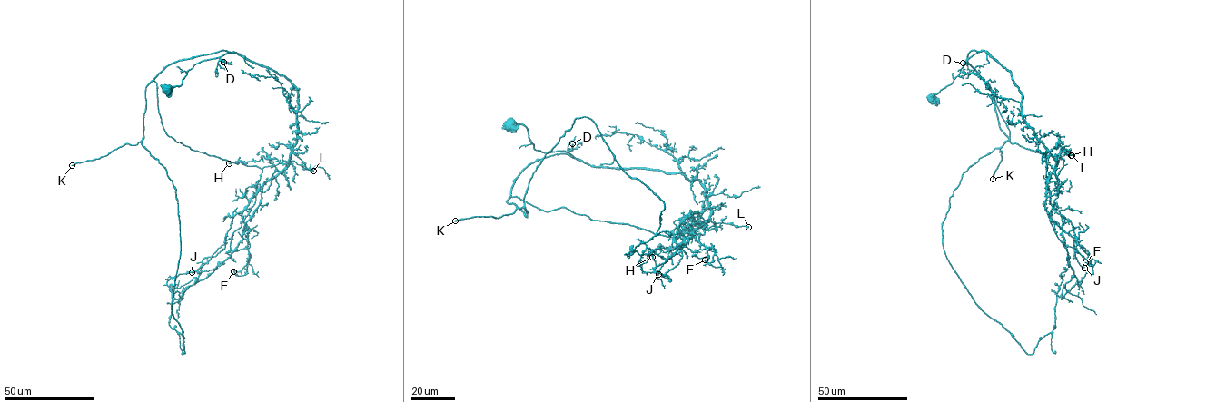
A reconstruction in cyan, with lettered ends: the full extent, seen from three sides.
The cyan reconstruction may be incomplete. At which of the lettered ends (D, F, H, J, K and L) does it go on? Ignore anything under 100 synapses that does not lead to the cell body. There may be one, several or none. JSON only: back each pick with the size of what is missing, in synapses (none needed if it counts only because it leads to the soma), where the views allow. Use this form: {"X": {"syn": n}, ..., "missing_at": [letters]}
{"K": {"syn": 110}, "missing_at": ["K"]}

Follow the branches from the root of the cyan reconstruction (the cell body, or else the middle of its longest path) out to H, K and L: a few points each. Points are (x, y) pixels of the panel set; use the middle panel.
H: (511, 126), (524, 124), (543, 152), (700, 180), (709, 208), (680, 242), (659, 245), (652, 257)
K: (511, 126), (524, 124), (536, 150), (578, 159), (525, 168), (507, 201), (527, 216), (522, 207), (455, 220)
L: (511, 126), (524, 124), (543, 152), (700, 180), (712, 211), (700, 228), (748, 227)

